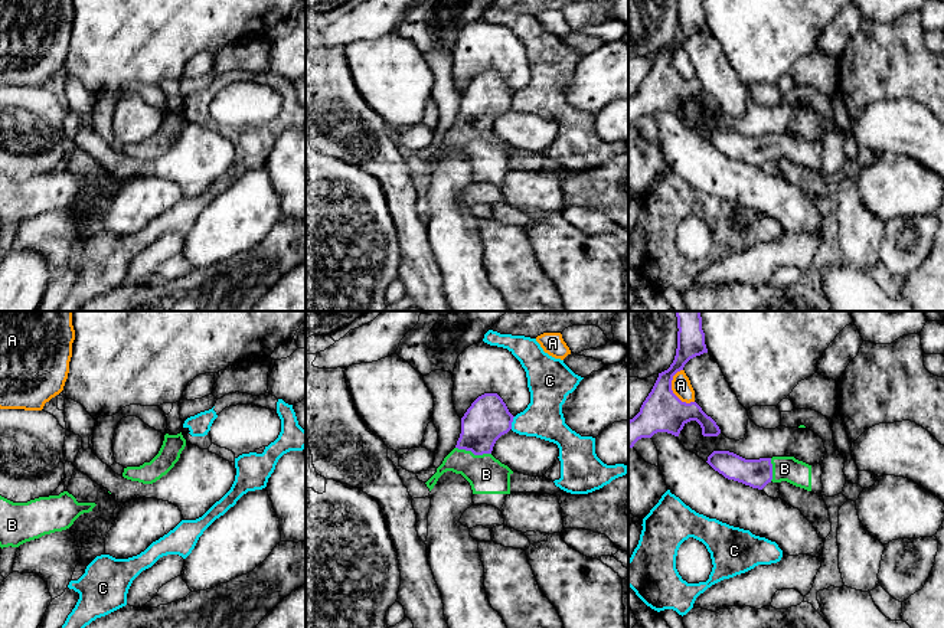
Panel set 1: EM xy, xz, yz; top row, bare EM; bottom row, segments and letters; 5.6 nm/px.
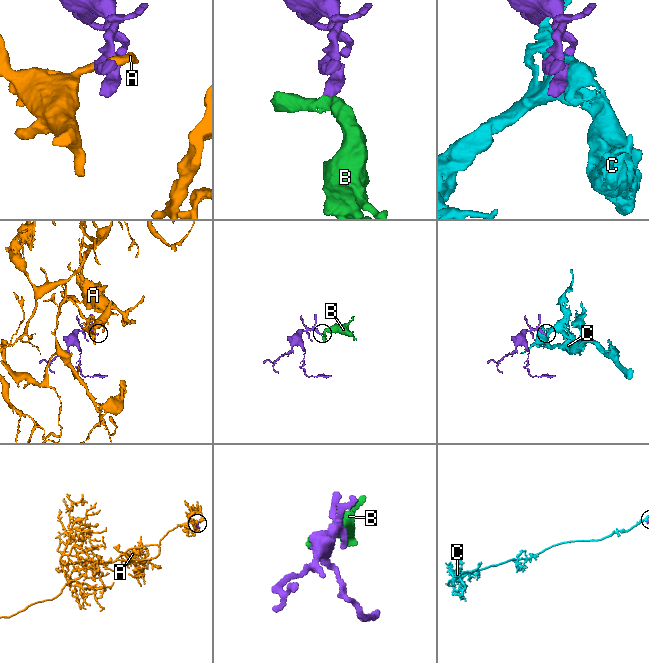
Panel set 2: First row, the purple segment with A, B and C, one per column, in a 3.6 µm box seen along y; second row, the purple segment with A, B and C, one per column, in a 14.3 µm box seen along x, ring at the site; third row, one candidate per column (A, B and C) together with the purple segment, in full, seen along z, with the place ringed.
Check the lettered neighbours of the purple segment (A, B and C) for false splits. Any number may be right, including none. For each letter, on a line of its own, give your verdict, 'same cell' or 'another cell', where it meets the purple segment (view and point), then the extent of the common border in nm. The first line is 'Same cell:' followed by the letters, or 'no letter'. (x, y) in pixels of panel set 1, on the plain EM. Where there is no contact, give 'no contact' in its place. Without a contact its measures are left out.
Same cell: B
A: another cell | yz (672, 68) | 200 nm
B: same cell | xz (473, 130) | 200 nm
C: another cell | xz (512, 98) | 80 nm

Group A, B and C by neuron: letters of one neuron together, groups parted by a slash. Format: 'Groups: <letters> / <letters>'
Groups: A / B / C

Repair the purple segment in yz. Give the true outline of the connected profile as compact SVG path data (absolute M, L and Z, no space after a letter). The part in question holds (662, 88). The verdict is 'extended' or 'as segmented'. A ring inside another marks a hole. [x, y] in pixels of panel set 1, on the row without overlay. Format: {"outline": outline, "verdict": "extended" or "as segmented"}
{"outline": "M677 0L677 6L677 26L673 40L667 48L659 50L640 89L628 98L628 125L633 125L638 117L651 115L657 109L679 114L690 98L700 102L703 114L721 111L716 99L696 79L682 79L672 68L673 53L683 48L690 36L708 30L702 0Z", "verdict": "as segmented"}

